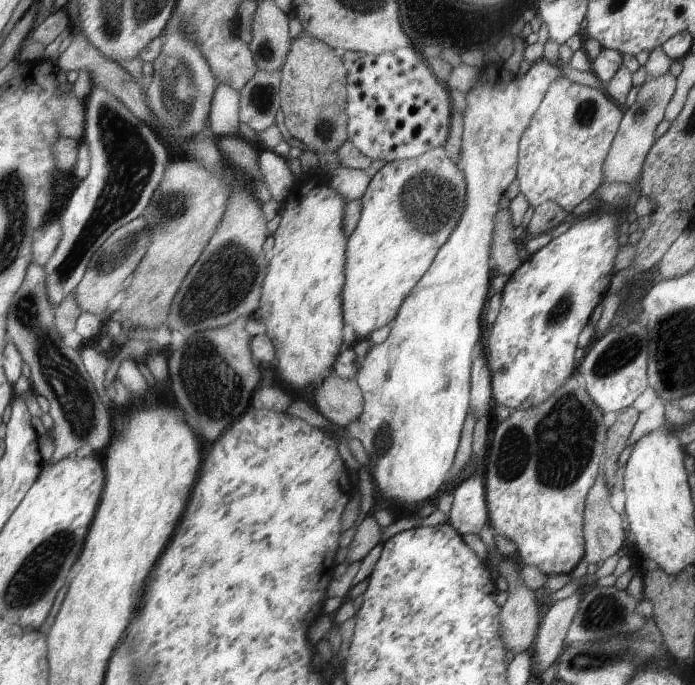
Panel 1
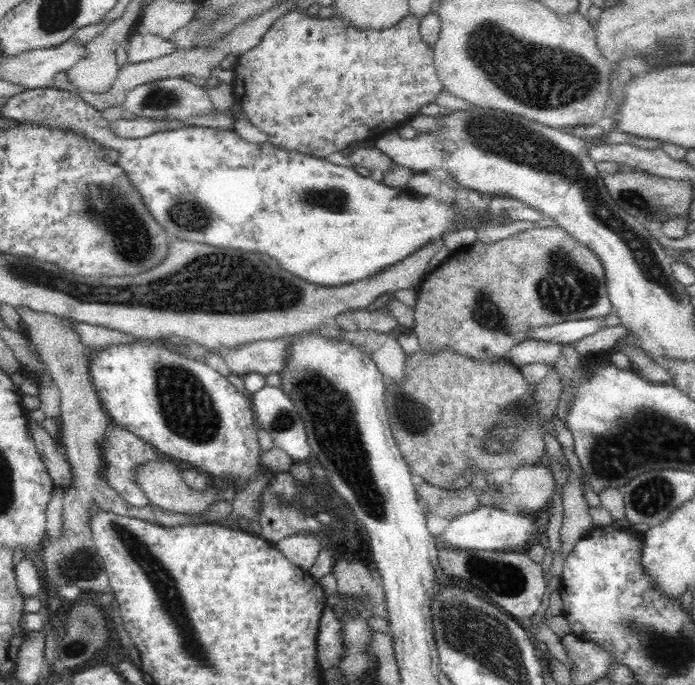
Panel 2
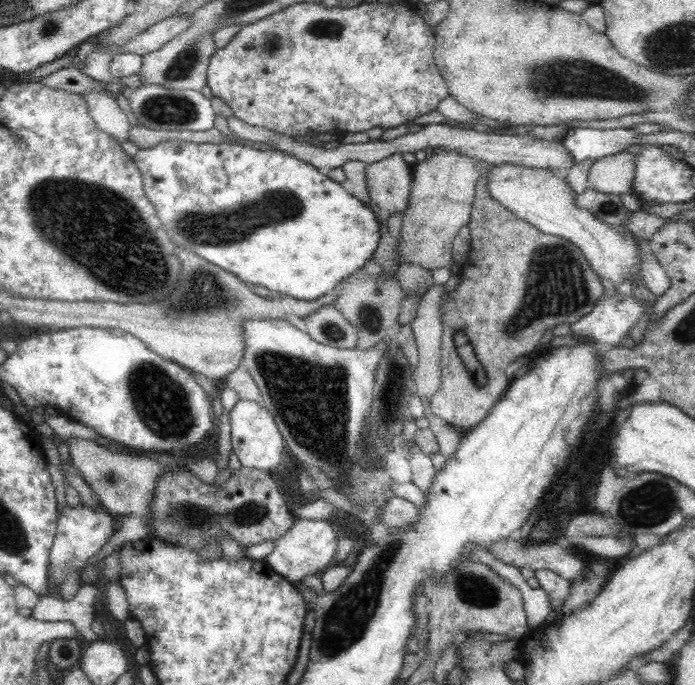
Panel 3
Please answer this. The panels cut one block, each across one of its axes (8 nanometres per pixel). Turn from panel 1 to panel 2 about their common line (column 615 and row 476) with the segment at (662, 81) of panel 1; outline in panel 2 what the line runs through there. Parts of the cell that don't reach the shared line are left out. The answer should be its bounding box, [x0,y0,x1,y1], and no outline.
[134,460,222,514]

